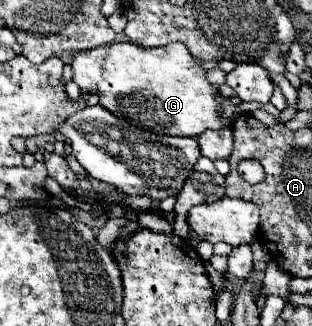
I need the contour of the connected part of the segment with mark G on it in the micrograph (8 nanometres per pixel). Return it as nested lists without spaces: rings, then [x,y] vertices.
[[[134,43],[100,45],[74,53],[70,65],[74,71],[72,81],[76,81],[84,93],[96,93],[104,109],[136,127],[160,135],[196,137],[206,129],[226,127],[240,115],[240,109],[228,99],[222,103],[222,115],[216,111],[218,89],[206,81],[206,71],[182,43],[168,43],[156,49]]]

